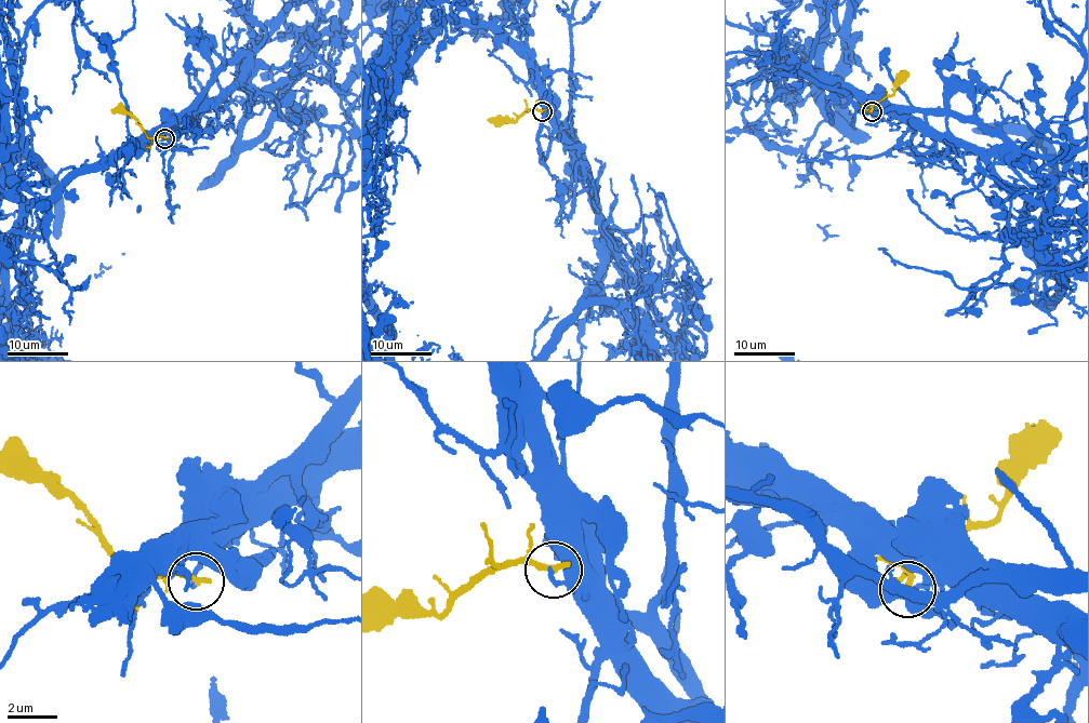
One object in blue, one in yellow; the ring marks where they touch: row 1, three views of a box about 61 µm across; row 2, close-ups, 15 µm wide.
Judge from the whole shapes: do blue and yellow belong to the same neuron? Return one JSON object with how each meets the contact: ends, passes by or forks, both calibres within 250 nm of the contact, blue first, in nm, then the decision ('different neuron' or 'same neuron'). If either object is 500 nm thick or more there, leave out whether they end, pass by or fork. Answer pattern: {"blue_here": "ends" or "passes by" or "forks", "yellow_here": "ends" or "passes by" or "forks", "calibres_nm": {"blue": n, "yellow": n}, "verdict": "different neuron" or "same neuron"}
{"blue_here": "ends", "yellow_here": "ends", "calibres_nm": {"blue": 180, "yellow": 280}, "verdict": "different neuron"}

